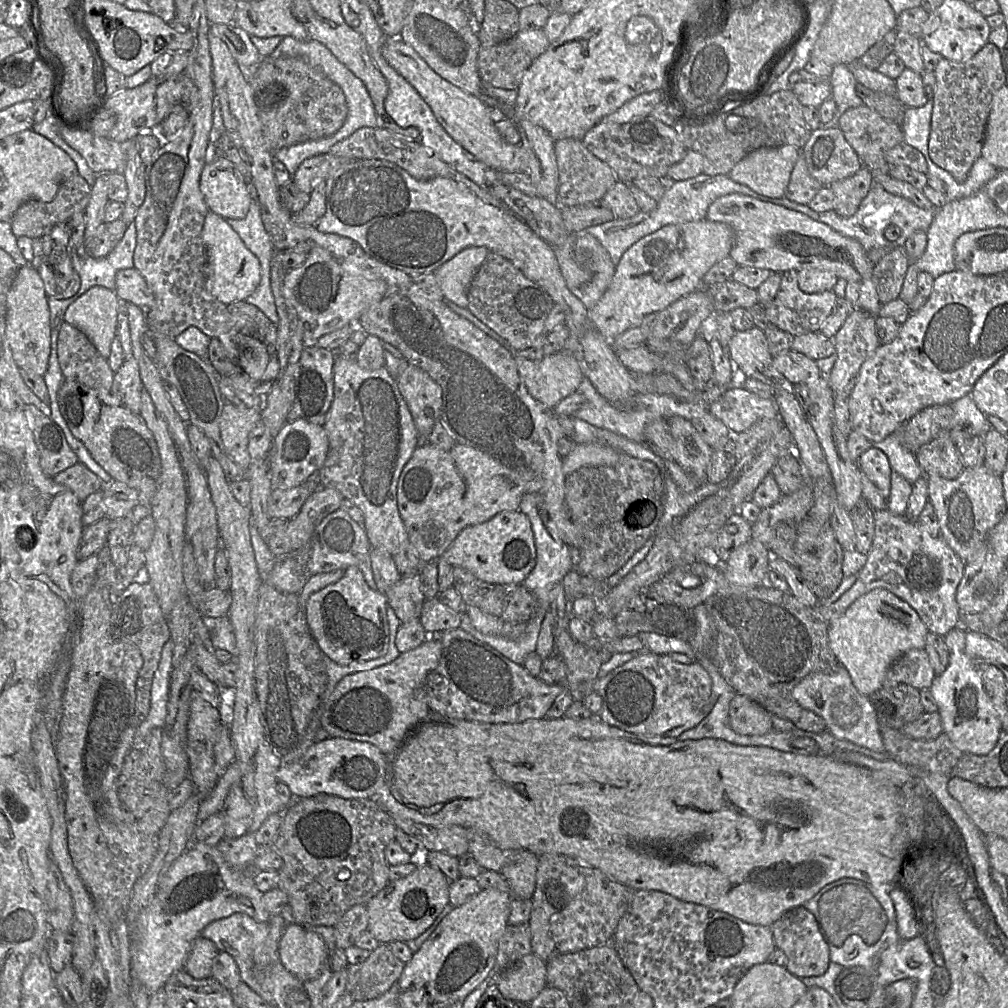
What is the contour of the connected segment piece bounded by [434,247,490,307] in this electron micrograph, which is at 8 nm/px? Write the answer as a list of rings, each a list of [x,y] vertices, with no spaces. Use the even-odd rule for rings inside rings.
[[[468,247],[442,264],[435,272],[444,299],[467,307],[468,288],[490,251],[485,247]]]

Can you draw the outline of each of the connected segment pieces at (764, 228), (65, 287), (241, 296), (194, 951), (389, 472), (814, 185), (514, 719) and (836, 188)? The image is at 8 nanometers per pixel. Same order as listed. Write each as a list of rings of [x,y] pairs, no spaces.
[[[740,193],[727,194],[713,201],[707,210],[706,219],[731,227],[734,245],[729,257],[739,266],[769,269],[778,273],[802,269],[830,271],[847,282],[858,282],[858,308],[874,316],[878,315],[881,303],[872,281],[874,264],[857,240],[844,236],[801,212]]]
[[[58,224],[45,235],[51,238],[54,245],[36,270],[48,296],[56,299],[69,298],[78,291],[80,278],[71,263],[72,249],[67,226]]]
[[[211,211],[205,217],[202,238],[207,252],[206,290],[225,305],[244,301],[260,283],[259,259],[246,247],[239,234],[226,220]]]
[[[198,936],[191,945],[183,969],[195,979],[211,977],[213,961],[218,953],[215,944]]]
[[[336,352],[333,365],[334,398],[327,413],[324,430],[328,438],[328,452],[317,473],[320,488],[333,488],[354,503],[364,517],[363,528],[371,548],[379,548],[394,555],[408,541],[404,523],[397,506],[397,485],[400,474],[419,445],[419,437],[408,406],[396,379],[385,368],[363,369],[356,361]]]
[[[800,153],[792,170],[785,197],[808,205],[822,187],[823,185],[809,174],[804,157]]]
[[[461,627],[443,631],[435,637],[442,644],[442,652],[437,667],[426,677],[425,688],[430,710],[442,716],[488,724],[511,724],[542,719],[546,718],[556,697],[570,690],[566,683],[549,685],[537,677],[533,677],[522,664],[512,662]]]
[[[862,166],[852,176],[827,185],[835,196],[833,211],[842,217],[853,216],[867,196],[874,178],[872,171]]]

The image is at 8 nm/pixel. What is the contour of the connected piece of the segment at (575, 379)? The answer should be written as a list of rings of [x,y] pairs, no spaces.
[[[565,353],[545,356],[538,361],[514,356],[514,361],[517,364],[519,375],[529,394],[551,410],[561,400],[575,393],[583,378],[580,363],[575,357],[566,355]]]

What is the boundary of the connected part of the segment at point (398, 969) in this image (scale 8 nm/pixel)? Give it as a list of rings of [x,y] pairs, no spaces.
[[[379,943],[362,963],[347,965],[346,992],[354,1001],[378,998],[398,981],[404,966],[387,944]]]

